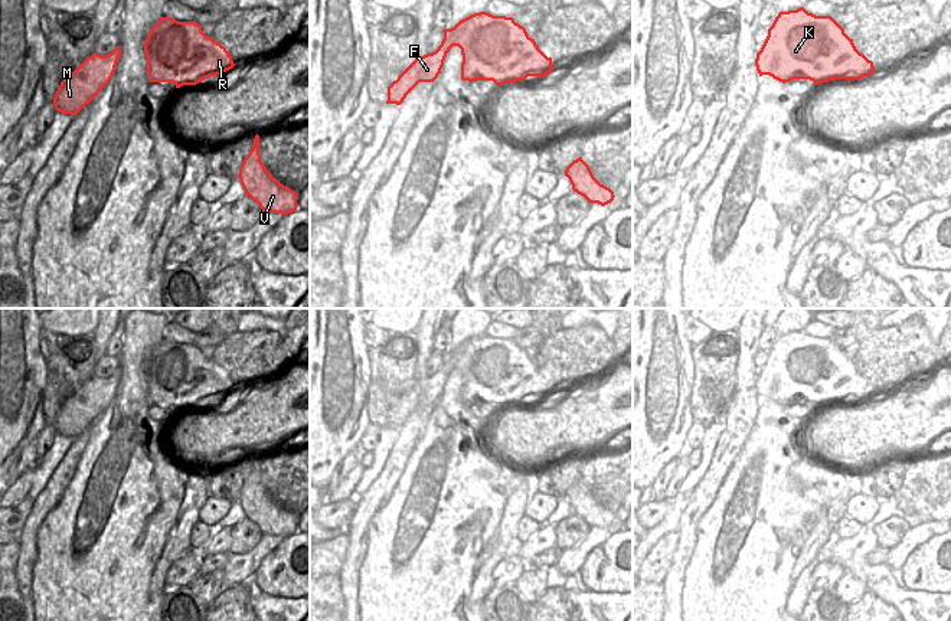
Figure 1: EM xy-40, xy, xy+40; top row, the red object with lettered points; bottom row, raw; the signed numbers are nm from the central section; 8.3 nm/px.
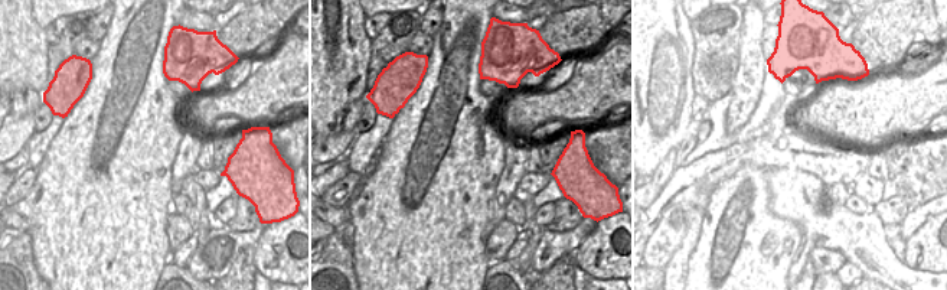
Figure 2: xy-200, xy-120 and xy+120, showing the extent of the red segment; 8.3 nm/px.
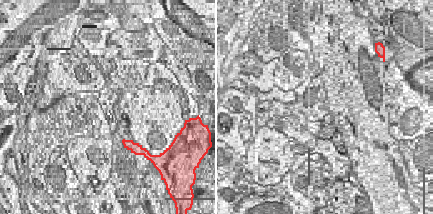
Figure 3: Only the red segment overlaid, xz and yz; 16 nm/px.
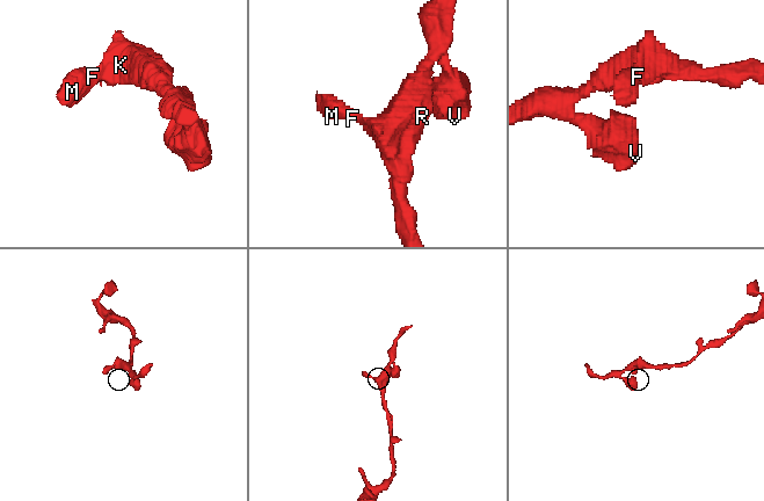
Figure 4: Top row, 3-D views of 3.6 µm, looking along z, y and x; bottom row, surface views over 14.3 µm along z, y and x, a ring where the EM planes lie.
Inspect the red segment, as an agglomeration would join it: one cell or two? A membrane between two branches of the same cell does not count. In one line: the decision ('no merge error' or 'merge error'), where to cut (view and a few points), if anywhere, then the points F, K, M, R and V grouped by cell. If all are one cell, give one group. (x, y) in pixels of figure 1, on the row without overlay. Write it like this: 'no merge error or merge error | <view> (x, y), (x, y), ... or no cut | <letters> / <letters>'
no merge error | no cut | F K M R V

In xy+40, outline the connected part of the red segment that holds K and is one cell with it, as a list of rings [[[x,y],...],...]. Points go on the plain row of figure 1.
[[[804,330],[780,334],[756,376],[759,396],[785,406],[810,402],[816,408],[836,402],[860,402],[875,395],[853,362],[831,339],[816,339]]]

